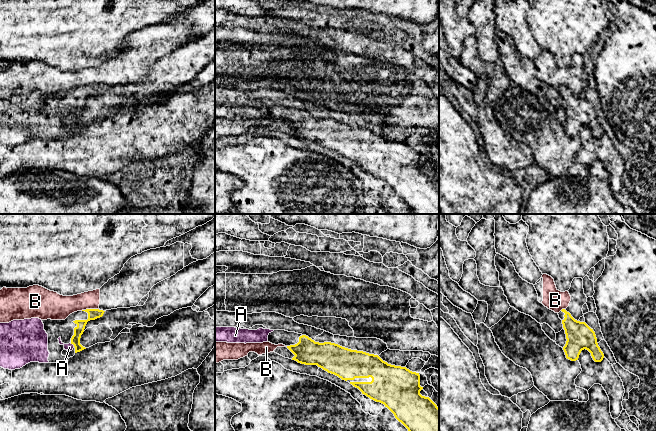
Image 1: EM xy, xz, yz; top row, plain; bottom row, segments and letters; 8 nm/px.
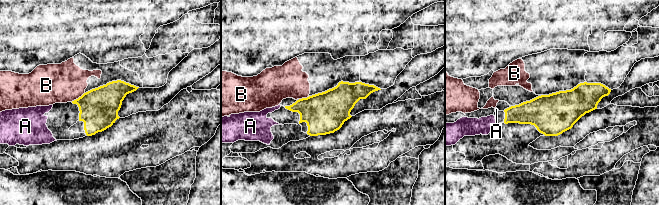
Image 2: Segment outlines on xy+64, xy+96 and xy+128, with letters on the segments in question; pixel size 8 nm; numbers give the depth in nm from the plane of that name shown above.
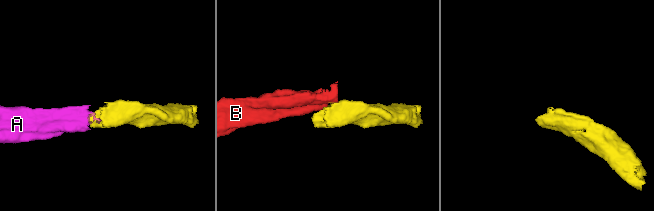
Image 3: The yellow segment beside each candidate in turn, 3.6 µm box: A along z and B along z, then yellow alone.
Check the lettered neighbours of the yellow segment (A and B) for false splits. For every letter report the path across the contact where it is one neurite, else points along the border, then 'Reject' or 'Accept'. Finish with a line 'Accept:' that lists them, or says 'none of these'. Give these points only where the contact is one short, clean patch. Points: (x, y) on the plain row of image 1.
A: Accept
B: Boundary: xy (99, 85), (81, 86). Reject
Accept: A

